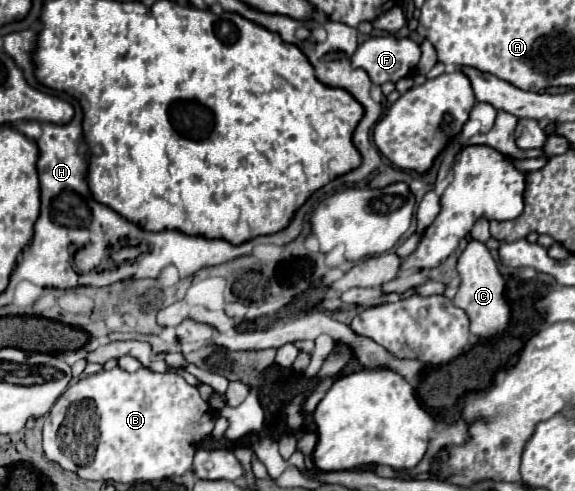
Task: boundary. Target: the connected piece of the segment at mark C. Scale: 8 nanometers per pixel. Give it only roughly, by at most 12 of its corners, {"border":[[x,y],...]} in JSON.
{"border":[[484,243],[458,259],[452,299],[470,333],[490,337],[510,323],[504,279]]}

